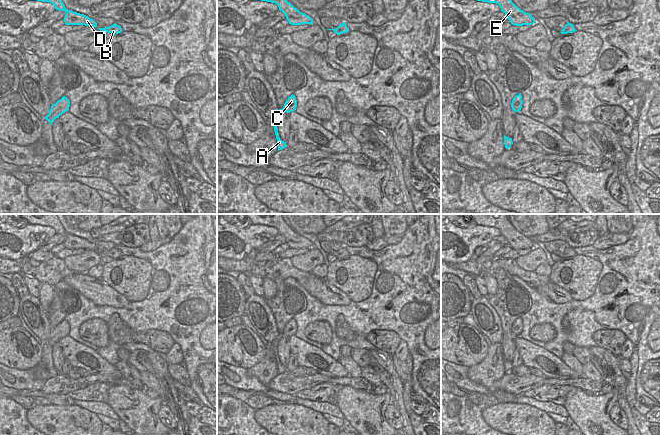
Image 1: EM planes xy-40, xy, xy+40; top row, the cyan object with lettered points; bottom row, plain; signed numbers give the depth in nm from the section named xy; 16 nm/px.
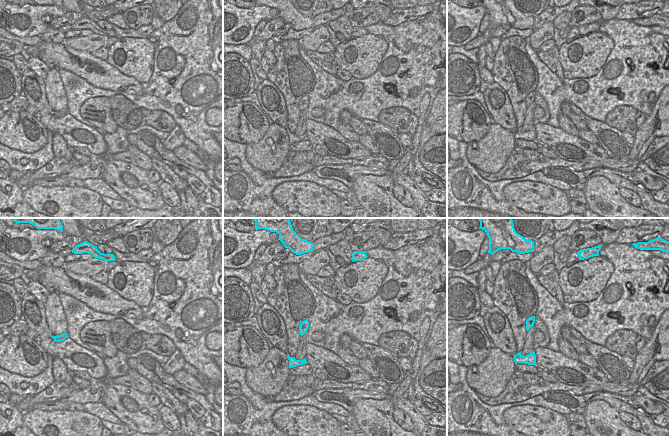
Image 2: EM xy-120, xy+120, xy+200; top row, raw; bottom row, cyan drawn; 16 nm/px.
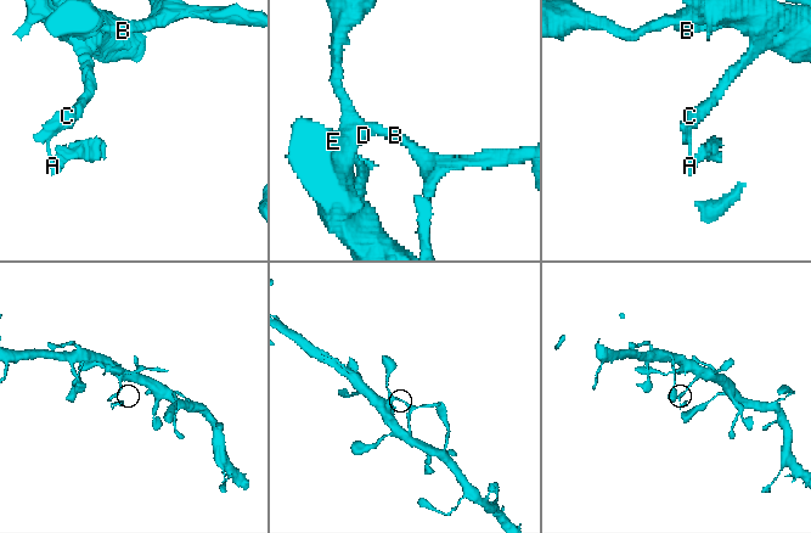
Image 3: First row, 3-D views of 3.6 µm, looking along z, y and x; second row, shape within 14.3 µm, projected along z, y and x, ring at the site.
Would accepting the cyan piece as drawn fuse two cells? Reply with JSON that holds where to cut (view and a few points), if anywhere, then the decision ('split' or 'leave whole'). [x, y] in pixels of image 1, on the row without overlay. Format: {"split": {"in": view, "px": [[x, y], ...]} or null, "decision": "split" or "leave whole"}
{"split": null, "decision": "leave whole"}

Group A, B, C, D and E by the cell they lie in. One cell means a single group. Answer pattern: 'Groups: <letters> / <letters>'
Groups: A B C D E.

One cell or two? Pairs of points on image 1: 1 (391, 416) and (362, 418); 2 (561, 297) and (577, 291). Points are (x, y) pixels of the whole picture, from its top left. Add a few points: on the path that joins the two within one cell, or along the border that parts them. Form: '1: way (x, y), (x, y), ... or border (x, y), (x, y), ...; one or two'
1: border (389, 403), (386, 407), (384, 418), (390, 424); two
2: border (550, 281), (562, 287), (573, 299); two

